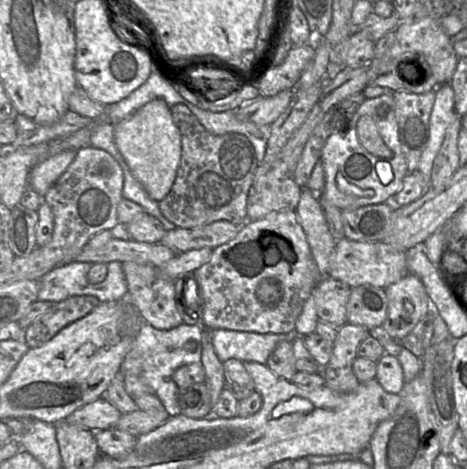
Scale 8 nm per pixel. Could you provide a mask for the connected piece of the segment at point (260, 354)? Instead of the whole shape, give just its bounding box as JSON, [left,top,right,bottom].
[211,329,298,365]

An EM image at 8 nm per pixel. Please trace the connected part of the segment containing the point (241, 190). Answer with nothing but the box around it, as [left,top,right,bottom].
[158,104,258,229]

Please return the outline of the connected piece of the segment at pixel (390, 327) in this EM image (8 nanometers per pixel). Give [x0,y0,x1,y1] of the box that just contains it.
[383,273,430,341]

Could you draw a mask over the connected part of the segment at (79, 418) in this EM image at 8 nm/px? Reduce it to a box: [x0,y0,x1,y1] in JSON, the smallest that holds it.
[65,397,121,432]

